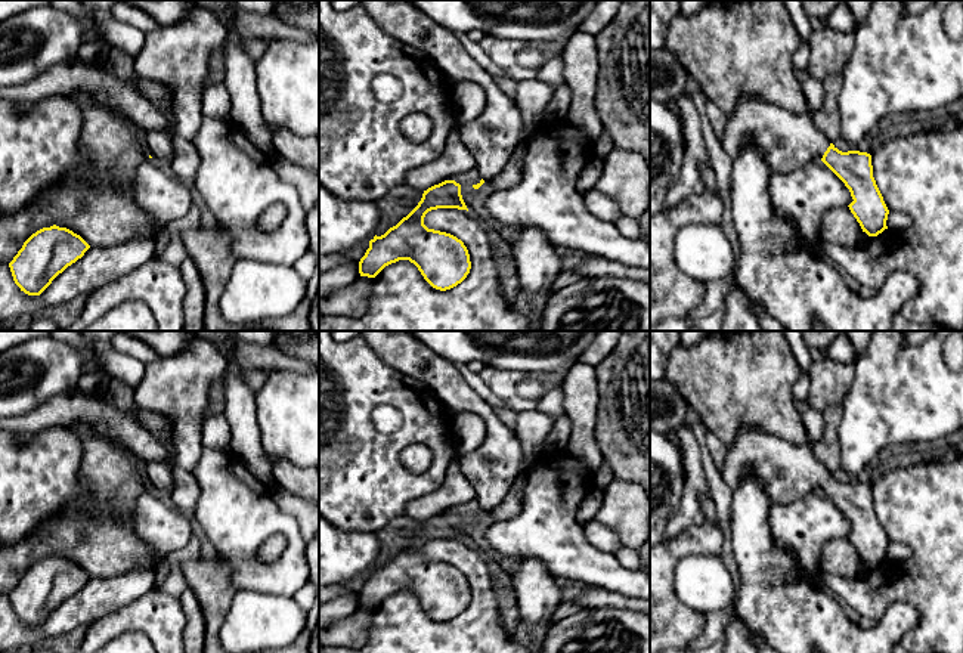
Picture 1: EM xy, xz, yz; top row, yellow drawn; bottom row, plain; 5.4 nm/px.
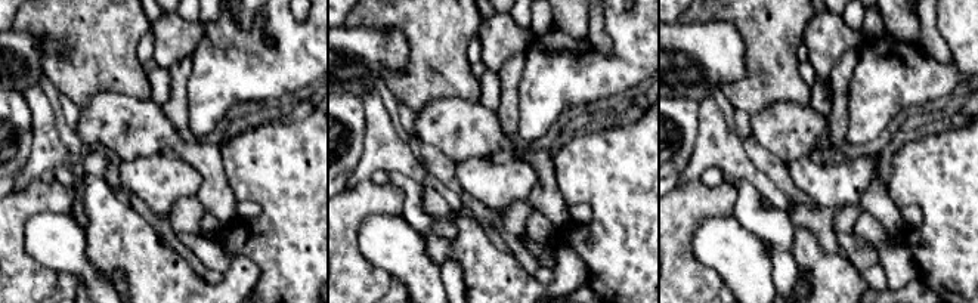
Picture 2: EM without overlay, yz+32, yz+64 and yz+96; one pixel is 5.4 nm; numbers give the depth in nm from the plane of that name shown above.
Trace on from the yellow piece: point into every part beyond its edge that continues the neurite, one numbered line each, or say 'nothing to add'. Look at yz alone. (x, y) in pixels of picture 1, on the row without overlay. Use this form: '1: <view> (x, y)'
1: yz (786, 472)

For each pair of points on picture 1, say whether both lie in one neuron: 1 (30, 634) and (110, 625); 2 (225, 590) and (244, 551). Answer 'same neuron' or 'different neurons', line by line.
1: different neurons
2: different neurons

